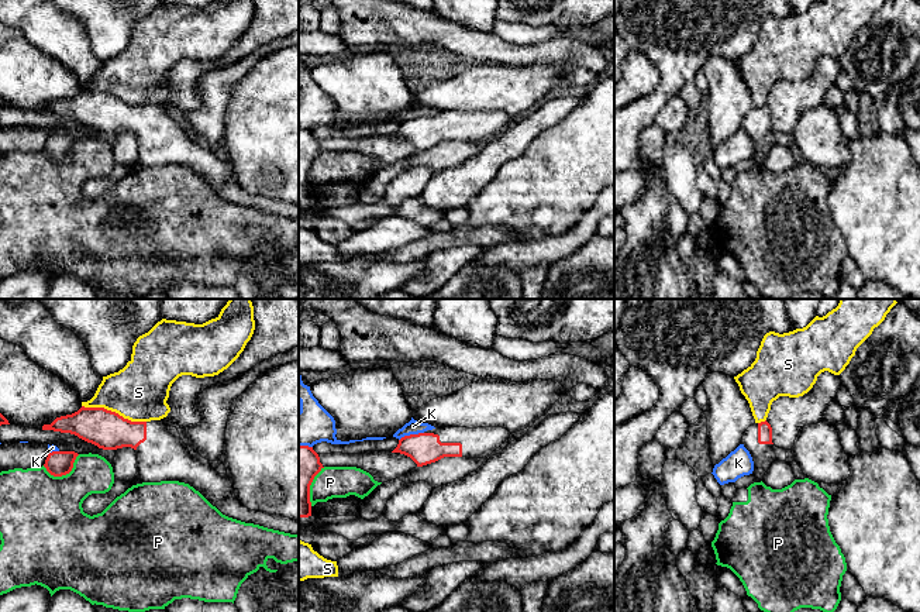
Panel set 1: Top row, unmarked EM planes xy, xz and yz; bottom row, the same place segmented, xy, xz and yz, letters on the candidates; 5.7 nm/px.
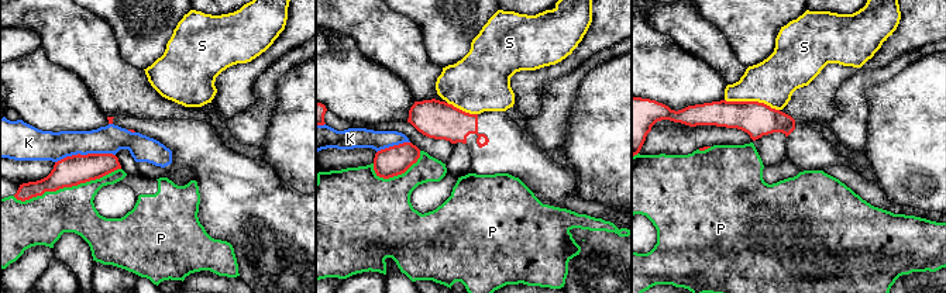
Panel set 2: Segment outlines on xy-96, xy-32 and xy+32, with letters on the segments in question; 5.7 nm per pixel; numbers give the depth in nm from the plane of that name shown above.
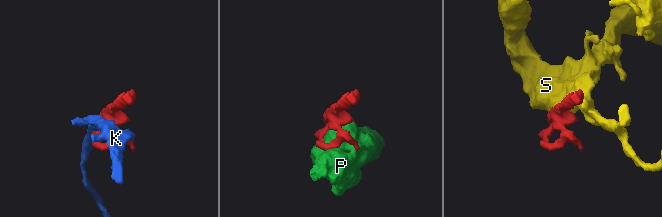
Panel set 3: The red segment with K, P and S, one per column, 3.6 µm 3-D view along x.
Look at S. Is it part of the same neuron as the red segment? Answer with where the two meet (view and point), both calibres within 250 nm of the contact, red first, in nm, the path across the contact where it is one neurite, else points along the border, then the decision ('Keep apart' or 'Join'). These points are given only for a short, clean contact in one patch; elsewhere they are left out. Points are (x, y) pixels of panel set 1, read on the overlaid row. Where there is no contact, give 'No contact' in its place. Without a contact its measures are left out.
Touches red at xy (114, 412). Thickness 220 nm (red) against 320 nm. Boundary: xy (82, 405), (110, 409), (131, 420), (145, 422). Keep apart

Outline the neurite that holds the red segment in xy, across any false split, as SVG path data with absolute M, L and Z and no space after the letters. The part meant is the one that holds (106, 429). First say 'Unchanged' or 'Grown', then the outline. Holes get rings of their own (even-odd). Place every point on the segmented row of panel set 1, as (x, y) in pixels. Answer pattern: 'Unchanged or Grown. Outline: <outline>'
Grown. Outline: M85 408L56 417L42 430L70 433L103 450L131 447L137 453L135 468L144 482L179 481L199 491L213 506L237 498L225 474L218 474L180 439L176 427L163 422L131 422L104 408Z

